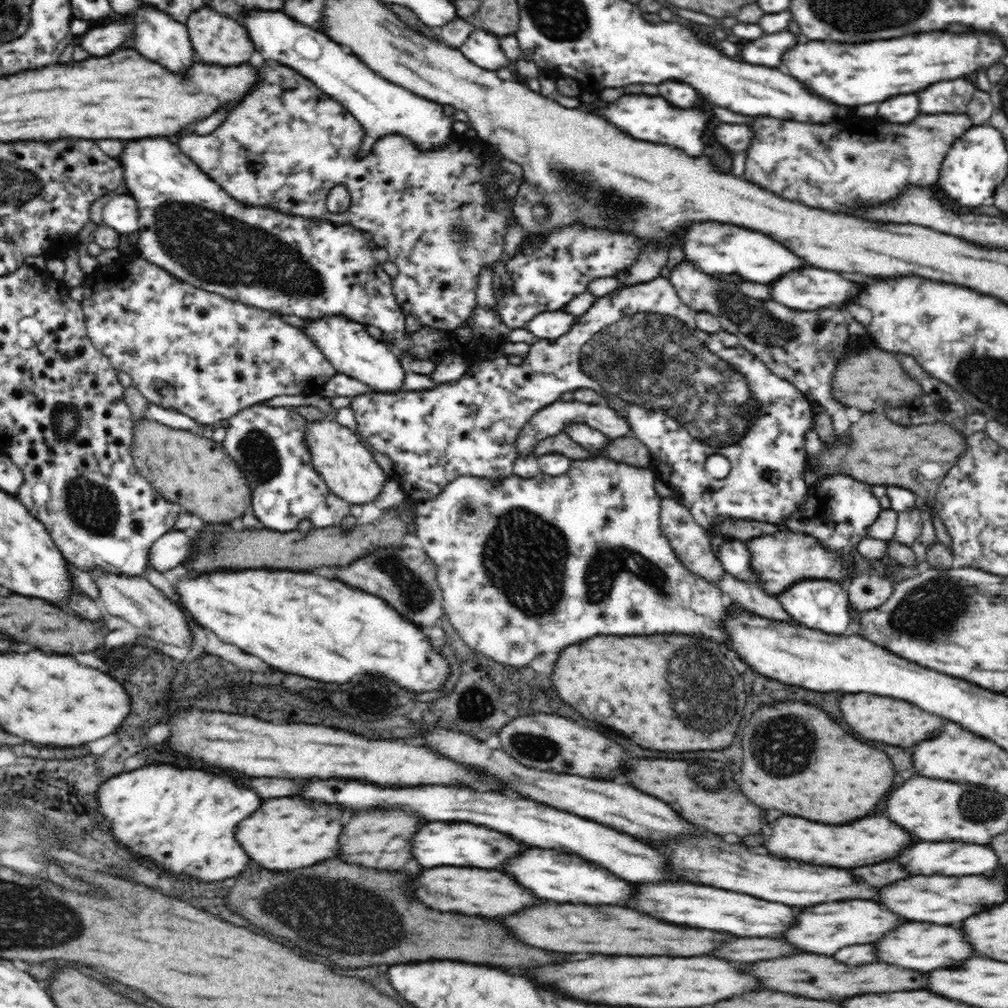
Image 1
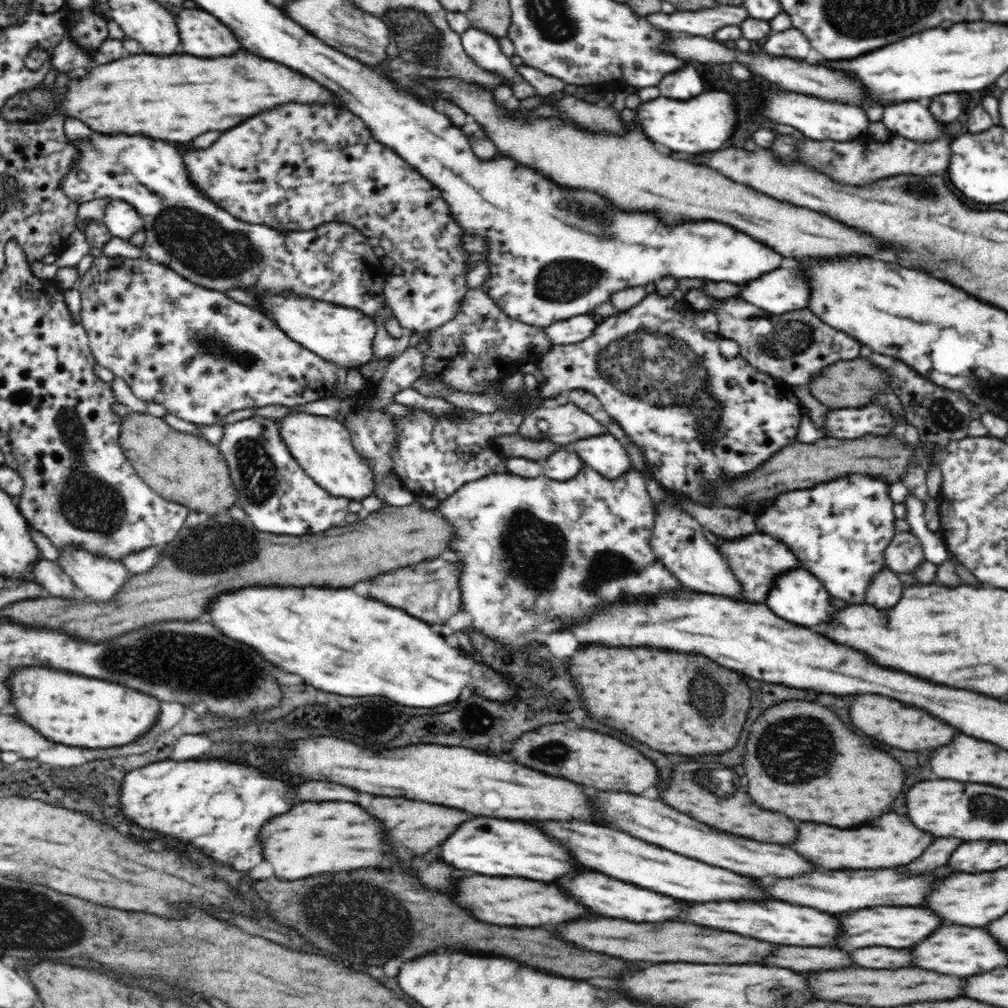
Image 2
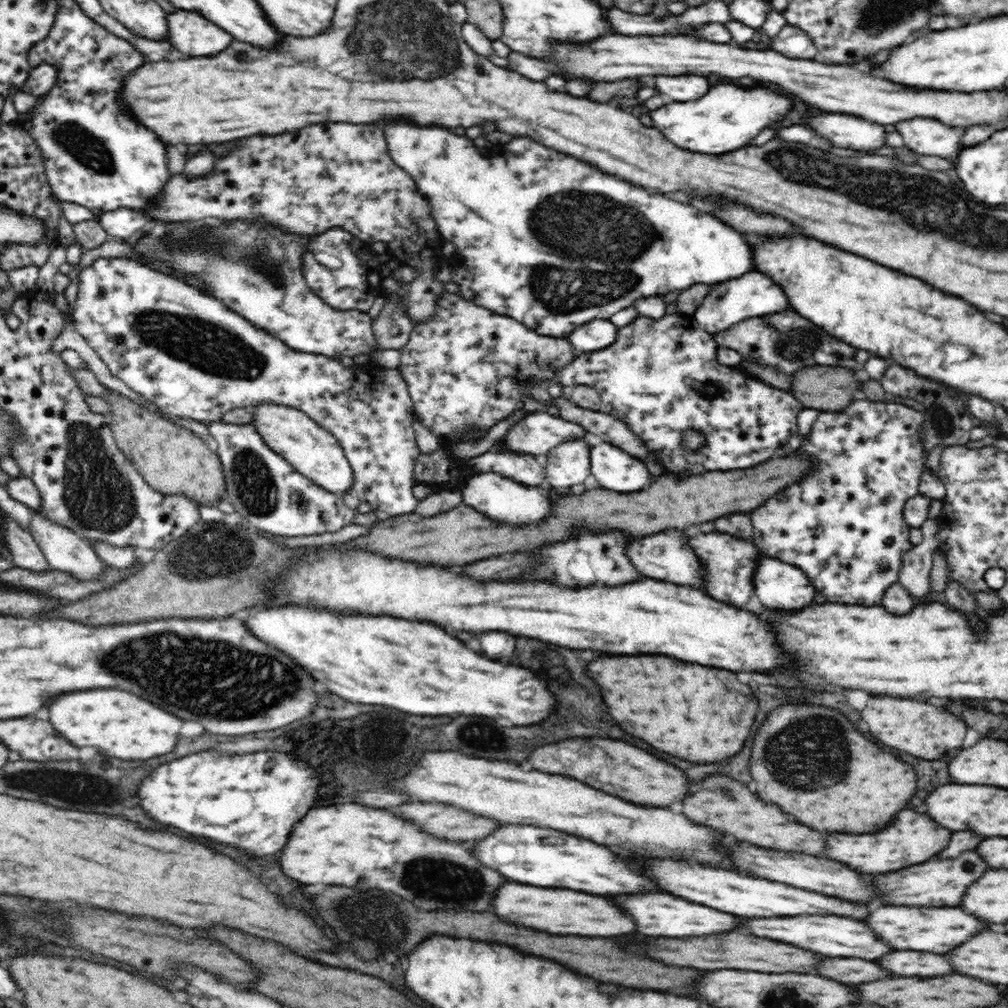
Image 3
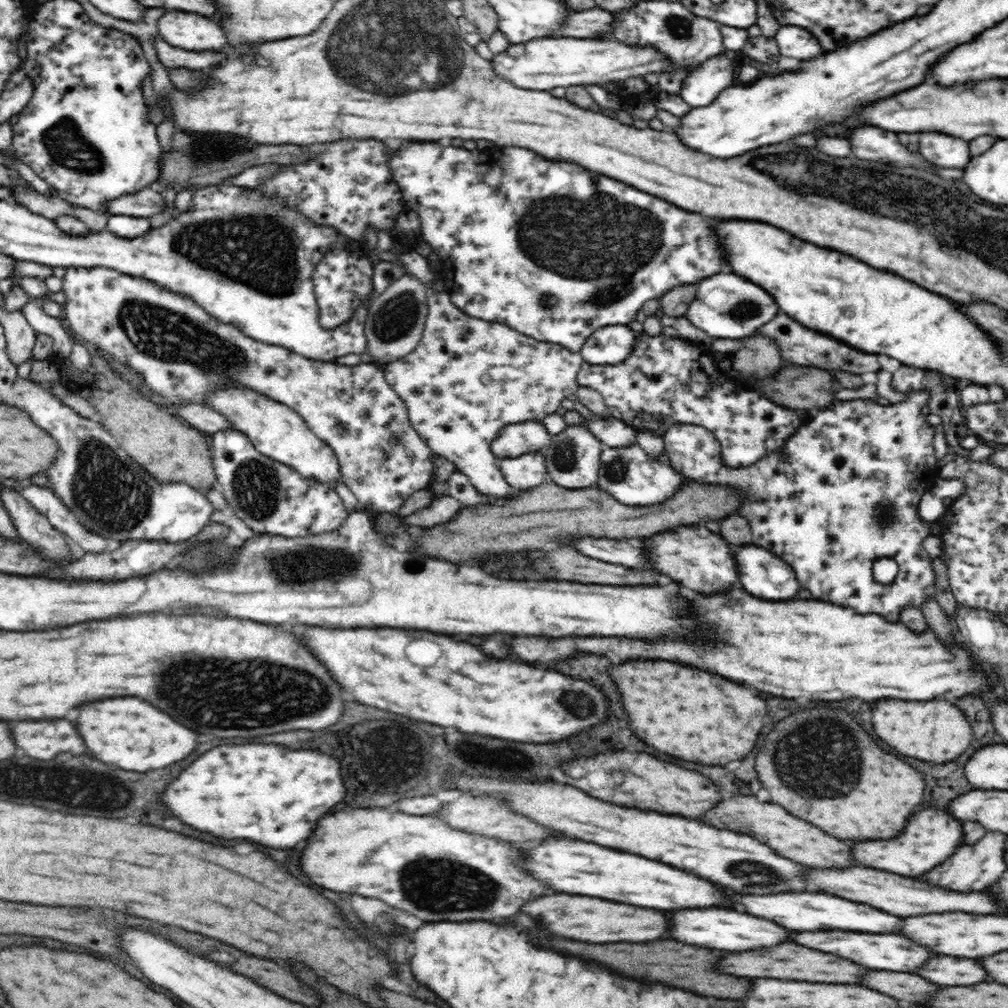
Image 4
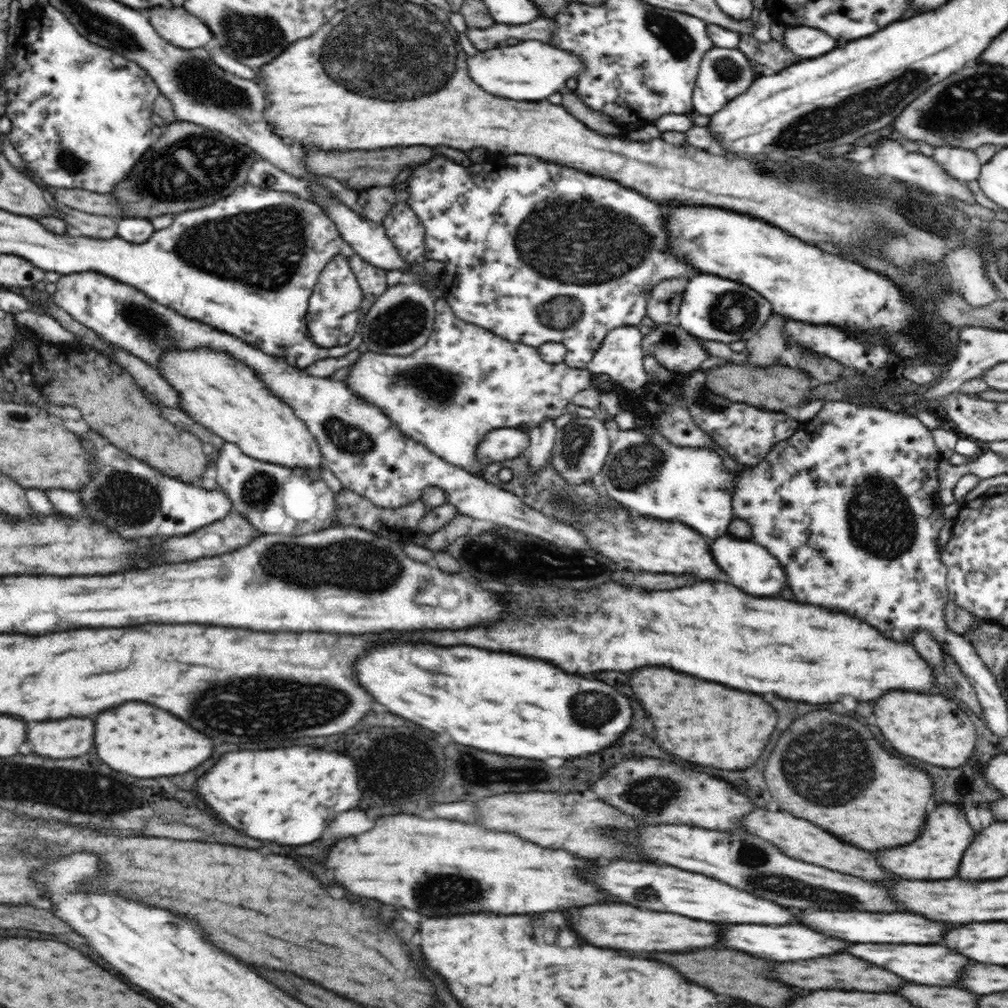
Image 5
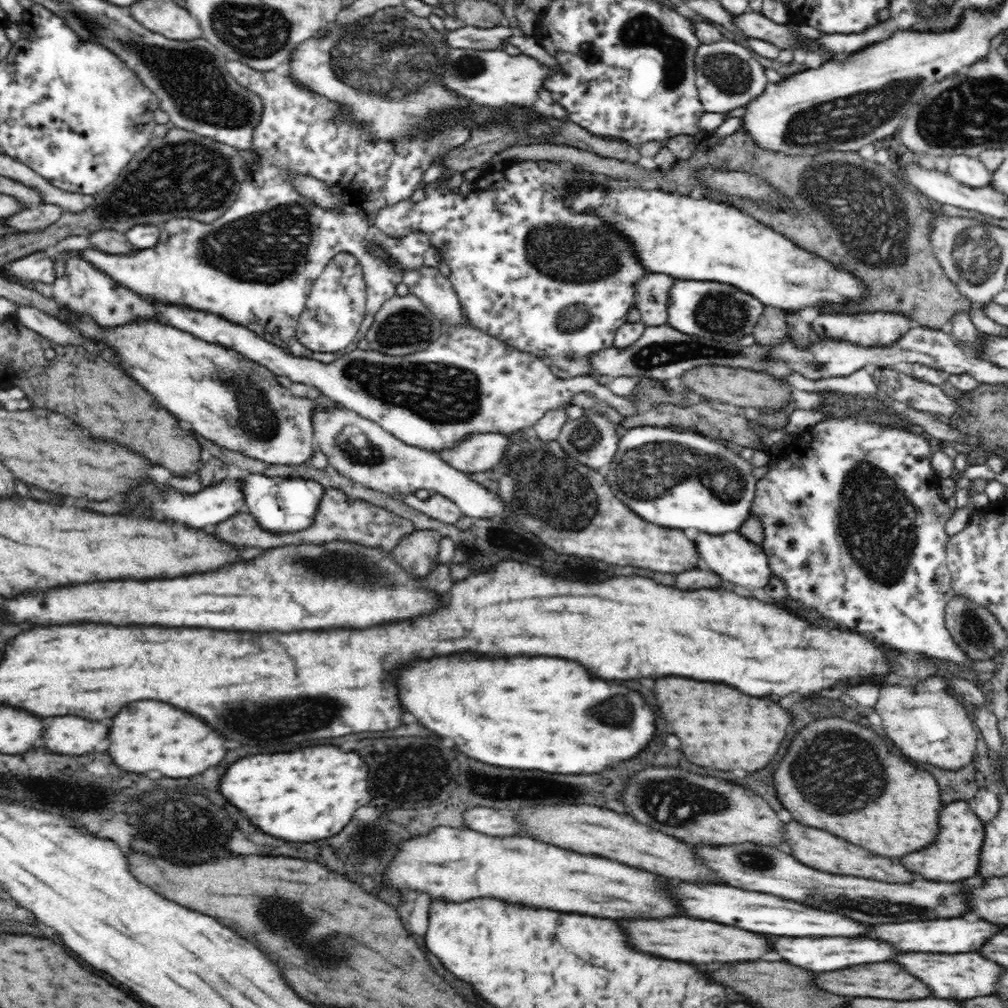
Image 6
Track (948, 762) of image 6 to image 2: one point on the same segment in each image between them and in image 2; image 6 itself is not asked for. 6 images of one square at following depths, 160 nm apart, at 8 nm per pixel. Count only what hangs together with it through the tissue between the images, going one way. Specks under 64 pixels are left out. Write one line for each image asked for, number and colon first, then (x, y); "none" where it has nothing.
2: (887, 720)
3: (931, 731)
4: (939, 731)
5: (943, 735)

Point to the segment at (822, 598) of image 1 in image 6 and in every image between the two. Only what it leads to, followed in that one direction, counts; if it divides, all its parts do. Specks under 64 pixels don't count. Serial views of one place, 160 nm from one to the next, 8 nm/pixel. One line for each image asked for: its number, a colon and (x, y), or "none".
2: (798, 596)
3: (780, 585)
4: (762, 573)
5: (750, 566)
6: (733, 557)

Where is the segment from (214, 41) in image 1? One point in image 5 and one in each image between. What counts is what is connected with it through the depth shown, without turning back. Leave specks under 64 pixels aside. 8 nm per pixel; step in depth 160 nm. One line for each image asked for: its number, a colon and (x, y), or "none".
2: (202, 35)
3: (191, 33)
4: (189, 31)
5: (175, 24)

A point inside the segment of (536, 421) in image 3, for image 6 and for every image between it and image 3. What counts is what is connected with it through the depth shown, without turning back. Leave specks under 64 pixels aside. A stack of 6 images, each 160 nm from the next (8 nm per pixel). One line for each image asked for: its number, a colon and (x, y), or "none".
4: (515, 440)
5: (501, 444)
6: (476, 453)

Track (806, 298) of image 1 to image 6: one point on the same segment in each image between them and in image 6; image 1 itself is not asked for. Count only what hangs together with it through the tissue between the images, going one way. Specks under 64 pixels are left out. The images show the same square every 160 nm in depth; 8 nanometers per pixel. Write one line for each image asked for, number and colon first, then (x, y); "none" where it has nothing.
2: (785, 289)
3: (752, 295)
4: (726, 306)
5: (713, 308)
6: (721, 312)

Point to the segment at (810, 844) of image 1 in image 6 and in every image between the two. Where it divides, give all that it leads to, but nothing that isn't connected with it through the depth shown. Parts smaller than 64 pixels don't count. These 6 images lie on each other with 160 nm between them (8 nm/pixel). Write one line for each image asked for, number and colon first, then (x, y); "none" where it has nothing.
2: (891, 841)
3: (912, 838)
4: (931, 837)
5: (937, 854)
6: (955, 855)

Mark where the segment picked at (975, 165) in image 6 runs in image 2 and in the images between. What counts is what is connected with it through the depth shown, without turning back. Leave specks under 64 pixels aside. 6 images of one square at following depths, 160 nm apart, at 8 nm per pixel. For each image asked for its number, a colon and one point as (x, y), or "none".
2: (912, 121)
3: (926, 136)
4: (945, 152)
5: (962, 164)

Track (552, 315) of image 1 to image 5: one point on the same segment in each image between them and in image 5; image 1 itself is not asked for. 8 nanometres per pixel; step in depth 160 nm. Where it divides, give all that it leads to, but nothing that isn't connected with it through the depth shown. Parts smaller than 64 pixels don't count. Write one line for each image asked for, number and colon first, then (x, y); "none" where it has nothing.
2: (572, 330)
3: (596, 335)
4: (613, 344)
5: (620, 356)

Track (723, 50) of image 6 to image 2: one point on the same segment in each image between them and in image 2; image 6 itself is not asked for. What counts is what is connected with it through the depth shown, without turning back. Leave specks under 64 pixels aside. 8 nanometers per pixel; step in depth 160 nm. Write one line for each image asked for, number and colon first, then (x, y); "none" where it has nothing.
2: (686, 83)
3: (687, 87)
4: (700, 88)
5: (724, 73)

